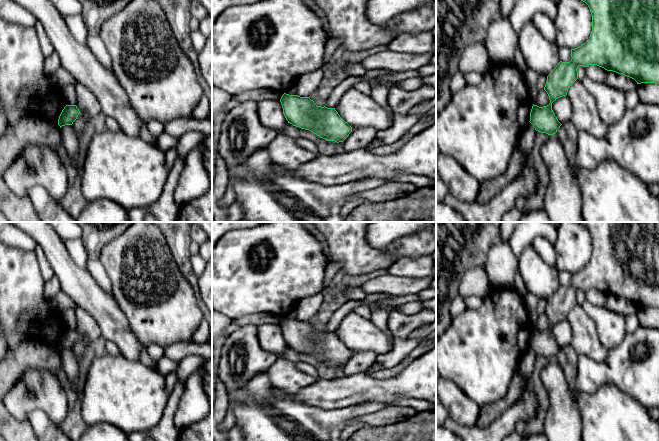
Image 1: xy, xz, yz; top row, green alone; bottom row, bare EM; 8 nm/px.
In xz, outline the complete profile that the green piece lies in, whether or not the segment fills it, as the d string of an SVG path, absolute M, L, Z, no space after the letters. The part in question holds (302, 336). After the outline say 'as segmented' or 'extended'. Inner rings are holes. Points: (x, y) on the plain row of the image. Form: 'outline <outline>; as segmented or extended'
outline M284 317L280 323L288 347L327 365L343 366L352 356L335 332L317 330L309 321Z; as segmented

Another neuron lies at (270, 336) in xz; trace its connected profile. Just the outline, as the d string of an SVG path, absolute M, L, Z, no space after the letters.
M261 324L258 327L257 335L260 346L269 353L276 355L286 351L288 345L283 338L281 326L278 324Z

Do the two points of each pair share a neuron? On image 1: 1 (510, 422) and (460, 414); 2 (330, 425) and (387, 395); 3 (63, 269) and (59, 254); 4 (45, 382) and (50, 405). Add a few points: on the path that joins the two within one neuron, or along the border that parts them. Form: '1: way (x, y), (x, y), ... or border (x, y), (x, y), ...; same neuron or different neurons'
1: border (453, 419), (461, 424), (476, 425); different neurons
2: border (397, 397), (391, 403), (365, 401), (351, 406); different neurons
3: way (62, 265), (59, 258); same neuron
4: way (45, 388), (45, 393), (50, 399); same neuron

